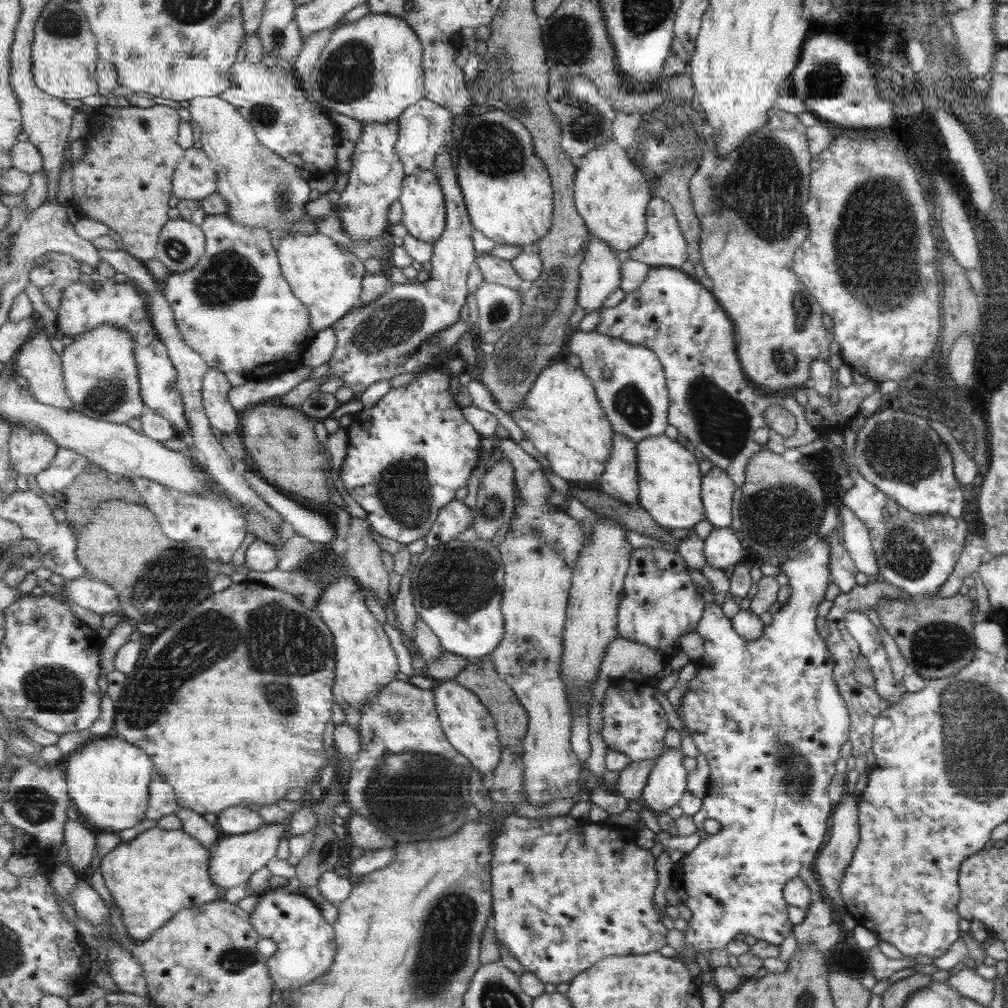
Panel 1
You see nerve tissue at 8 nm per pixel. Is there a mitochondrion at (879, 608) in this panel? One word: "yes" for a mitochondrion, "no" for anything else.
no

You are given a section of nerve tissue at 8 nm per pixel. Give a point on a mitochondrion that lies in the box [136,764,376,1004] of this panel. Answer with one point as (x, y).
(233, 961)

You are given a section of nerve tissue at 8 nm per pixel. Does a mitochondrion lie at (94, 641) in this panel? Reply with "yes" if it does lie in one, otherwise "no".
no

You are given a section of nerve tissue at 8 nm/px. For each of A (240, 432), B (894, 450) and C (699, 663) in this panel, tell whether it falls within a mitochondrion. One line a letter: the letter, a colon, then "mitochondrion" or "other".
A: other
B: mitochondrion
C: other

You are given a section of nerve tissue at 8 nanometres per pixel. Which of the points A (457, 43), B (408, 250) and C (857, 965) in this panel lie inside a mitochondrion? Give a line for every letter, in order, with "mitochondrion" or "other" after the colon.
A: other
B: other
C: other

